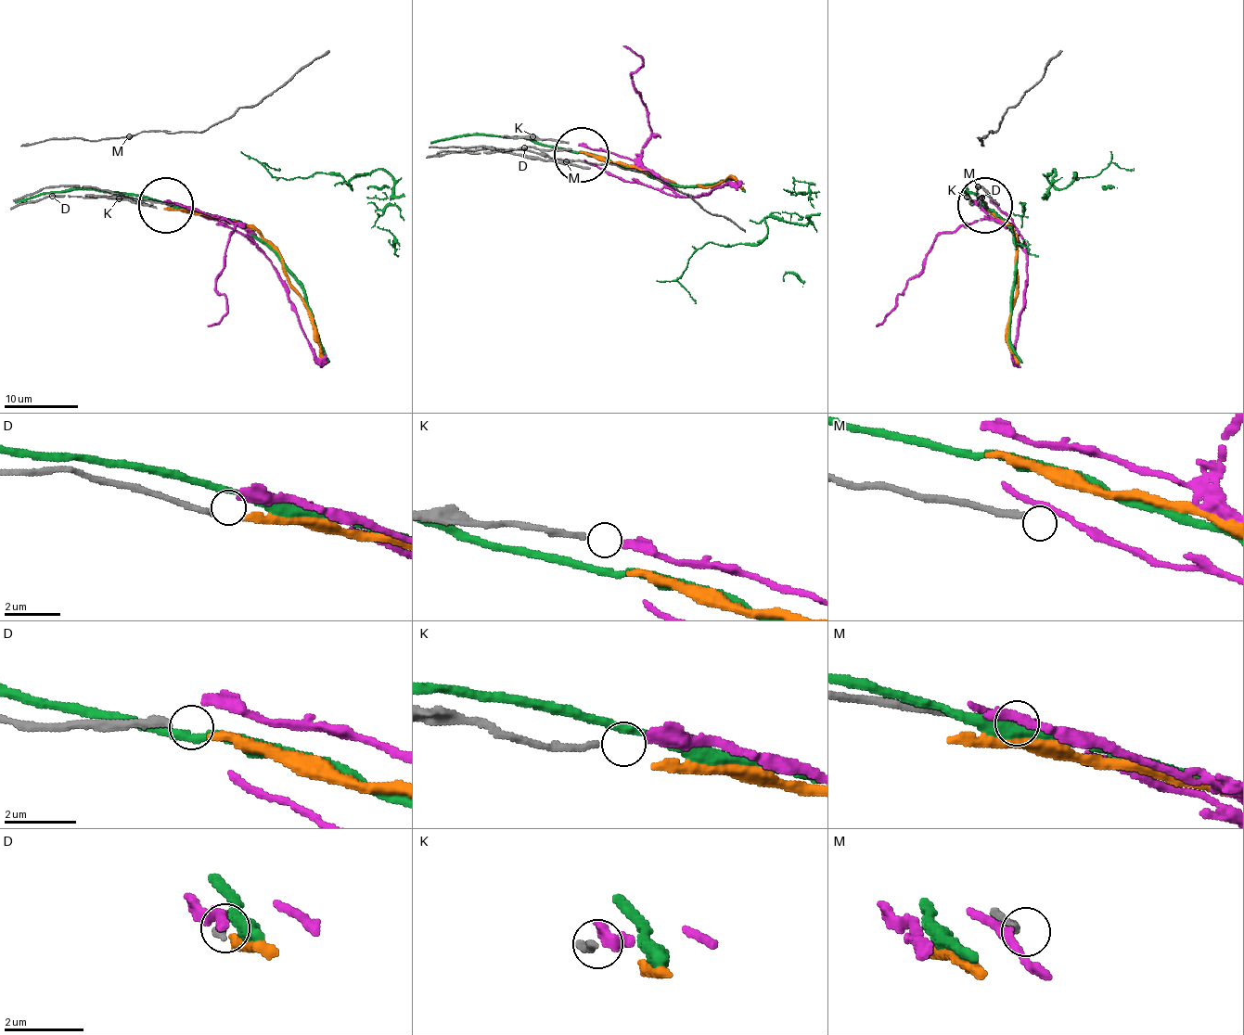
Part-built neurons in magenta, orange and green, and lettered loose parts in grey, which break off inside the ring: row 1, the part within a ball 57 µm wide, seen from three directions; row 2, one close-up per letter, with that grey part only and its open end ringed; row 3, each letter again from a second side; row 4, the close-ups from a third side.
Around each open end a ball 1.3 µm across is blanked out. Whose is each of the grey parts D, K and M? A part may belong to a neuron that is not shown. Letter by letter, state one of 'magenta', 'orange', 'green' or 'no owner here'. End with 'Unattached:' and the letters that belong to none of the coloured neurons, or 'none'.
D: no owner here
K: magenta
M: no owner here
Unattached: D, M

